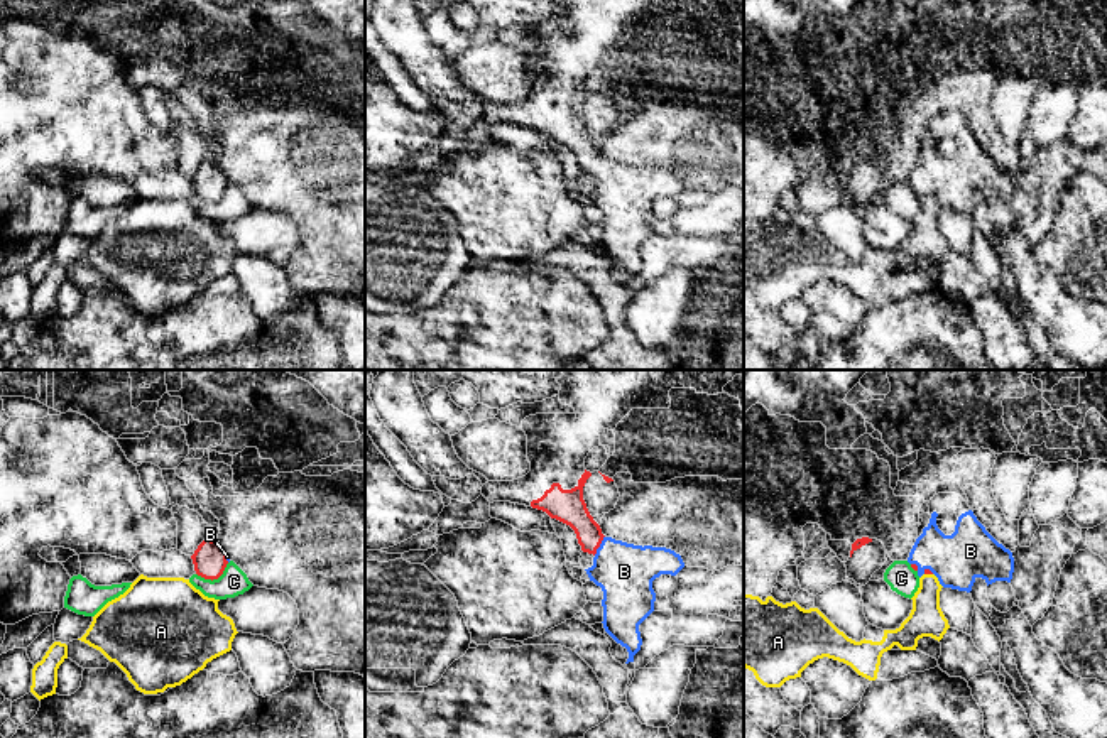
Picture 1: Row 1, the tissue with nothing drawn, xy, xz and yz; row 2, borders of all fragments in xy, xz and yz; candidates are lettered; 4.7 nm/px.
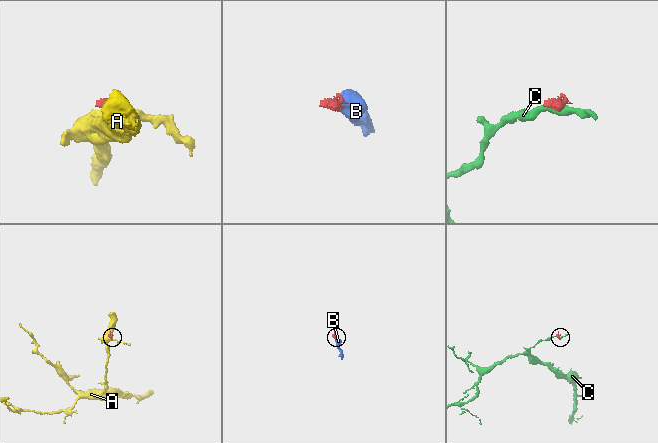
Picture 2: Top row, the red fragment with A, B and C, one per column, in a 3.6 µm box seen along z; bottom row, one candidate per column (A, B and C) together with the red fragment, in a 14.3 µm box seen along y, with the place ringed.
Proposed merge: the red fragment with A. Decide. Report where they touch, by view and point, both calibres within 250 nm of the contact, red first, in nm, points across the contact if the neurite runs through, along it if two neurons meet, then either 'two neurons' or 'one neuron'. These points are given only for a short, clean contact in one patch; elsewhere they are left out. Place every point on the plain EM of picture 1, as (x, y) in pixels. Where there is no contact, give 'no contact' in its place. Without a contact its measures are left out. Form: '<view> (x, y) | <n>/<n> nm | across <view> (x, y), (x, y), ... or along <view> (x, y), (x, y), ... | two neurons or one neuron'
yz (928, 195) | 30/160 nm | along yz (925, 195), (932, 196) | two neurons

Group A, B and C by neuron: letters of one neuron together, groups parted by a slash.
A / B / C

